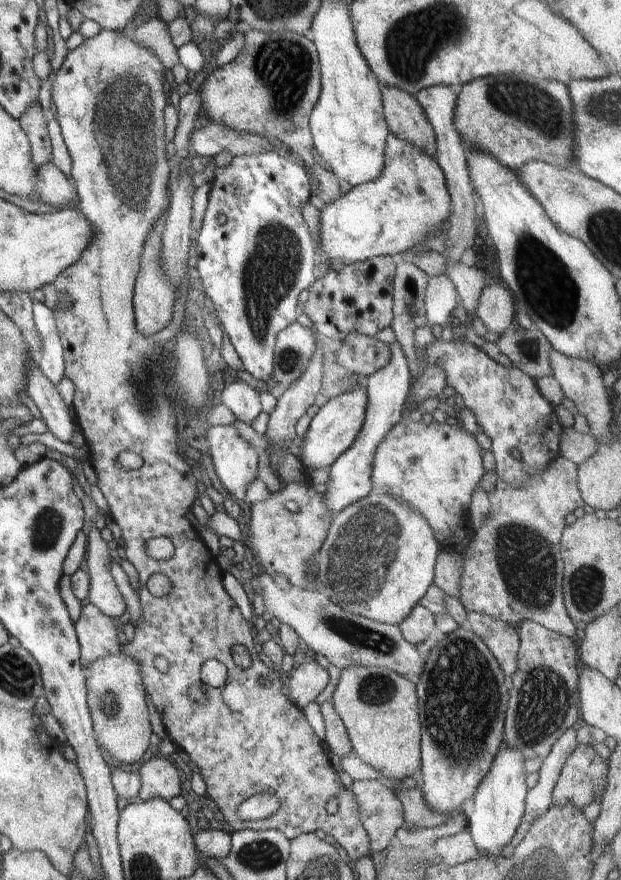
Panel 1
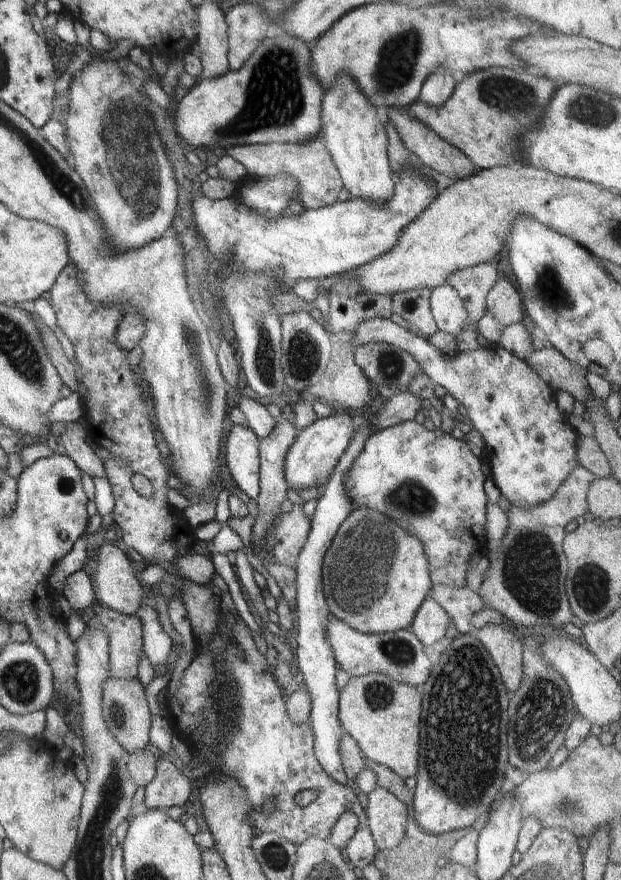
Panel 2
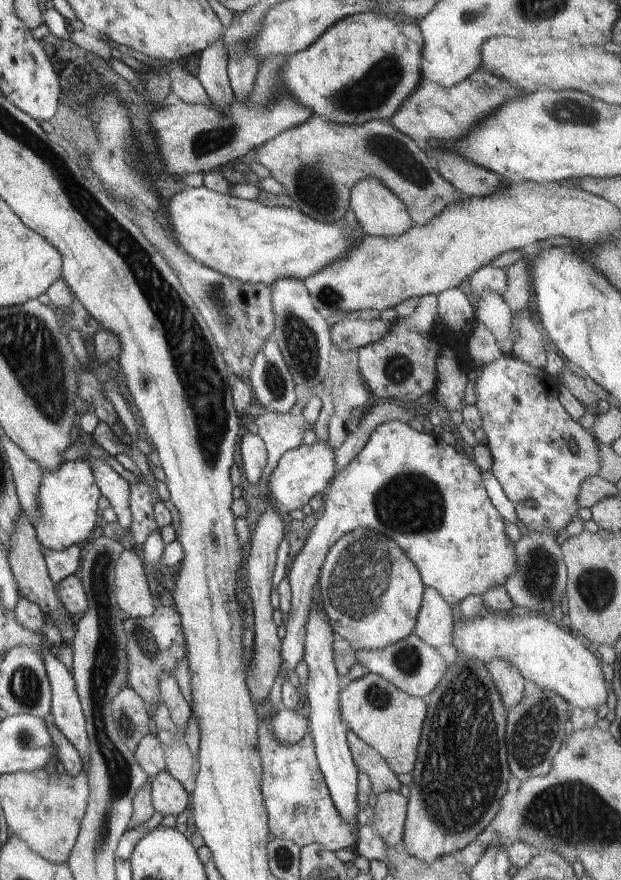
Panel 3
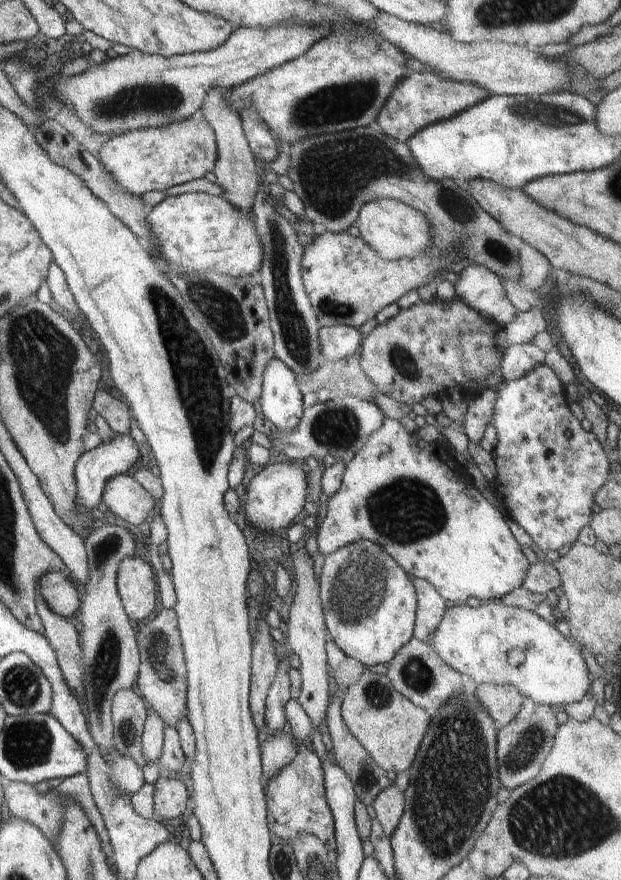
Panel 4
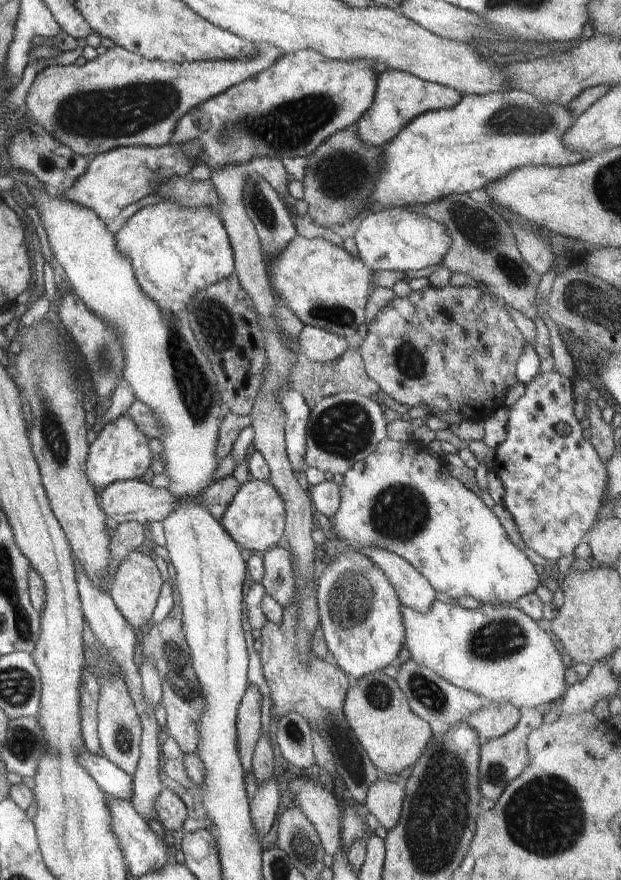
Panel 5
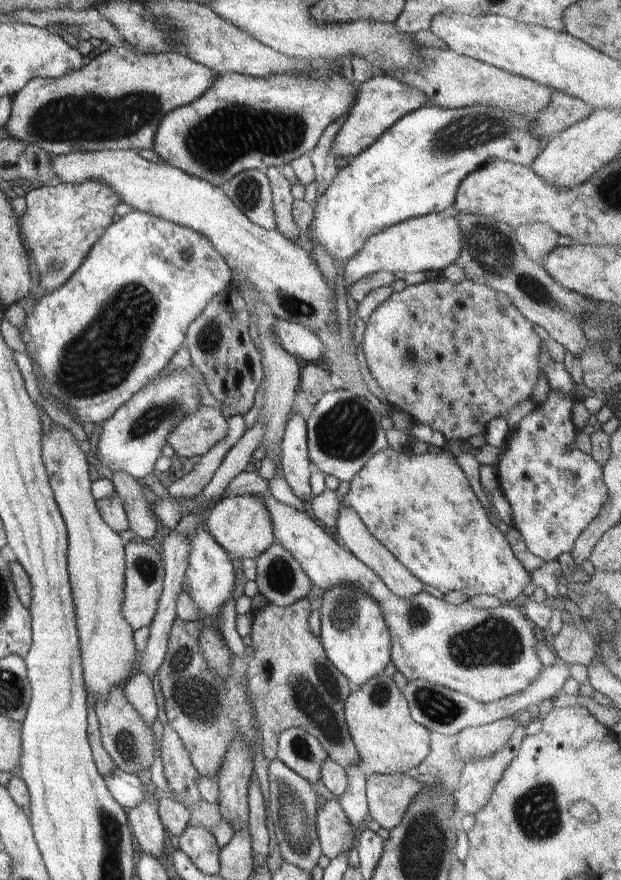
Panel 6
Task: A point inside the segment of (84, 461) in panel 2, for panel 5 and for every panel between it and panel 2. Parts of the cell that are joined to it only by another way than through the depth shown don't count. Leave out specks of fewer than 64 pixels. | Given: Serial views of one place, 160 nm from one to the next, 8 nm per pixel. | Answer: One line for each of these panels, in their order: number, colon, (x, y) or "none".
3: (115, 488)
4: (123, 495)
5: (131, 500)

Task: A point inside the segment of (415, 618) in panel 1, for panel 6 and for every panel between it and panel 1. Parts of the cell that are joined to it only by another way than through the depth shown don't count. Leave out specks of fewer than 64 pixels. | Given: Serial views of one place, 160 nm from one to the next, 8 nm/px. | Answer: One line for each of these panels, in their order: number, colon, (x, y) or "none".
2: (431, 621)
3: (434, 625)
4: (431, 606)
5: (414, 591)
6: (357, 539)

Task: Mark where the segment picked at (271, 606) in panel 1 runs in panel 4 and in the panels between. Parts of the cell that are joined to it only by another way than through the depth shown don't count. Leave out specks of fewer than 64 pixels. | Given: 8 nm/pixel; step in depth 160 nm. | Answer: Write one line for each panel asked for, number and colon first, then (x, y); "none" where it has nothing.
2: (400, 655)
3: (415, 667)
4: (416, 671)

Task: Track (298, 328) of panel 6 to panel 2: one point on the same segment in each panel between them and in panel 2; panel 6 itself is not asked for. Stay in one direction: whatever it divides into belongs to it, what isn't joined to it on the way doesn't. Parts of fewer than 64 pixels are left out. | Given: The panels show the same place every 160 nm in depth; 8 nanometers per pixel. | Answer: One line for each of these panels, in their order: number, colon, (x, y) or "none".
2: (532, 448)
3: (347, 335)
4: (338, 342)
5: (319, 345)

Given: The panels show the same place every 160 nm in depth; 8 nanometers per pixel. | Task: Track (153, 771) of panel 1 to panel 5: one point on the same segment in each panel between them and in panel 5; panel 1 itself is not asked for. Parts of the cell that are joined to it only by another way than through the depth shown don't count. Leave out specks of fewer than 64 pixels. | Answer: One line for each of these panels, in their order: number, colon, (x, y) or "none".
2: (169, 788)
3: (169, 797)
4: (169, 797)
5: (170, 811)

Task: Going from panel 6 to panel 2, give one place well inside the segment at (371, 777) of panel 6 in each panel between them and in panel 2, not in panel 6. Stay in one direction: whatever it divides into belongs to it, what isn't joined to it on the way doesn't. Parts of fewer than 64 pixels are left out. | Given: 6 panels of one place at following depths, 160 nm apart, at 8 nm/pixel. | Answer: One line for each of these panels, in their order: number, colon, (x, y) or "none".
2: (387, 817)
3: (390, 812)
4: (389, 805)
5: (384, 801)

